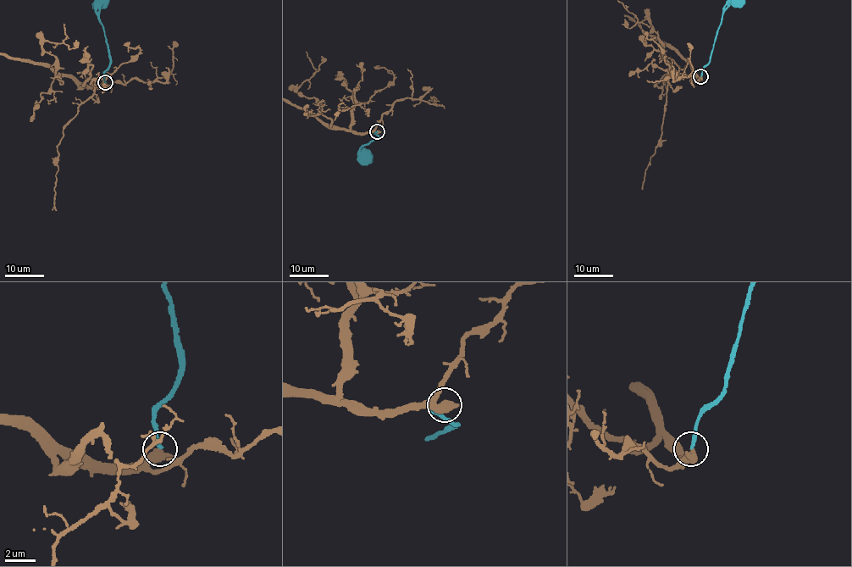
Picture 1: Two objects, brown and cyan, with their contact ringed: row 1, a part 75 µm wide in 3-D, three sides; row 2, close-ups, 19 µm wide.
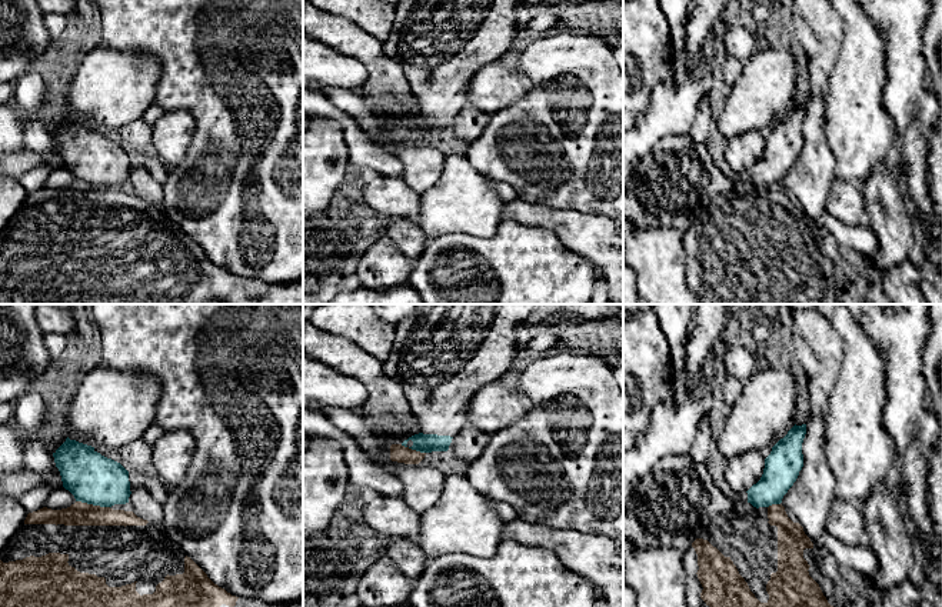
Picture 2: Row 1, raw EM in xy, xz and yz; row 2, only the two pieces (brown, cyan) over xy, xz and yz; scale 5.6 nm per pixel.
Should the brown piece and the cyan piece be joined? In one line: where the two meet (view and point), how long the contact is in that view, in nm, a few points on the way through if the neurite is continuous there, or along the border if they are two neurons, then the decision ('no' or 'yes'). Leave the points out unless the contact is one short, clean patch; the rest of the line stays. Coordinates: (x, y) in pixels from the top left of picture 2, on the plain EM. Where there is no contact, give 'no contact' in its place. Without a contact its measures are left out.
meets brown in xy at (92, 184); contact 200 nm long; border along xy (76, 180), (109, 187); no

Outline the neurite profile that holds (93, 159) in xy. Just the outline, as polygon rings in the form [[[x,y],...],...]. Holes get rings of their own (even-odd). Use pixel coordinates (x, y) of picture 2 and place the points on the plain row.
[[[76,120],[66,121],[53,133],[63,167],[76,181],[111,187],[129,183],[129,151],[117,141]]]

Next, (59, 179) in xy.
[[[59,169],[59,170],[54,170],[49,176],[49,179],[46,181],[46,187],[51,189],[51,190],[61,190],[61,189],[70,187],[74,183],[76,183],[76,179],[69,170]]]

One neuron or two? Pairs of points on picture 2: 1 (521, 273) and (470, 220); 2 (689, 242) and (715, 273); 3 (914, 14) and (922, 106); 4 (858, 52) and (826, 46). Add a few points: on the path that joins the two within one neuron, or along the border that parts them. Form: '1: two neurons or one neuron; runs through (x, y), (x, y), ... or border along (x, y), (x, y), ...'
1: two neurons; border along (505, 217), (488, 237), (453, 233)
2: one neuron; runs through (696, 249), (714, 266)
3: one neuron; runs through (908, 37), (908, 83)
4: two neurons; border along (839, 14), (842, 20), (841, 46), (828, 80)

